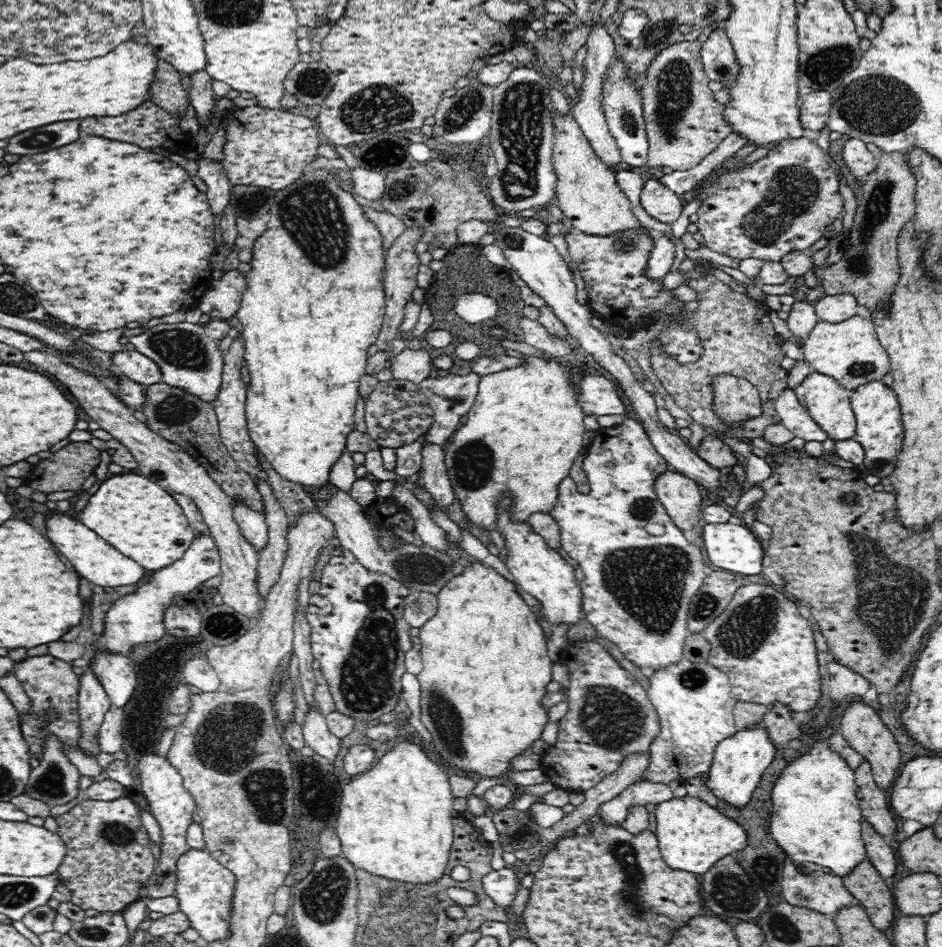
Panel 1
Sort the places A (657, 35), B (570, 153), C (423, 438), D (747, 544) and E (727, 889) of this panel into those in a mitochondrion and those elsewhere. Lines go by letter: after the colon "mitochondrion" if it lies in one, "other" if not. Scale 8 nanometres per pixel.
A: mitochondrion
B: other
C: other
D: other
E: mitochondrion

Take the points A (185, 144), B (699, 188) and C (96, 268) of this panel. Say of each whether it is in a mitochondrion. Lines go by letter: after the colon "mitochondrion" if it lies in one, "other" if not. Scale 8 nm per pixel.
A: other
B: other
C: other

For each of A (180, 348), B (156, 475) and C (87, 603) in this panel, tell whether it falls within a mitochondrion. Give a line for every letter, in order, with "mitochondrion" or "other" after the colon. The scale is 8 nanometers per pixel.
A: mitochondrion
B: other
C: other

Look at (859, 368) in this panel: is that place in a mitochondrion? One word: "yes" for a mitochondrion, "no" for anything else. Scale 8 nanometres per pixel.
yes

